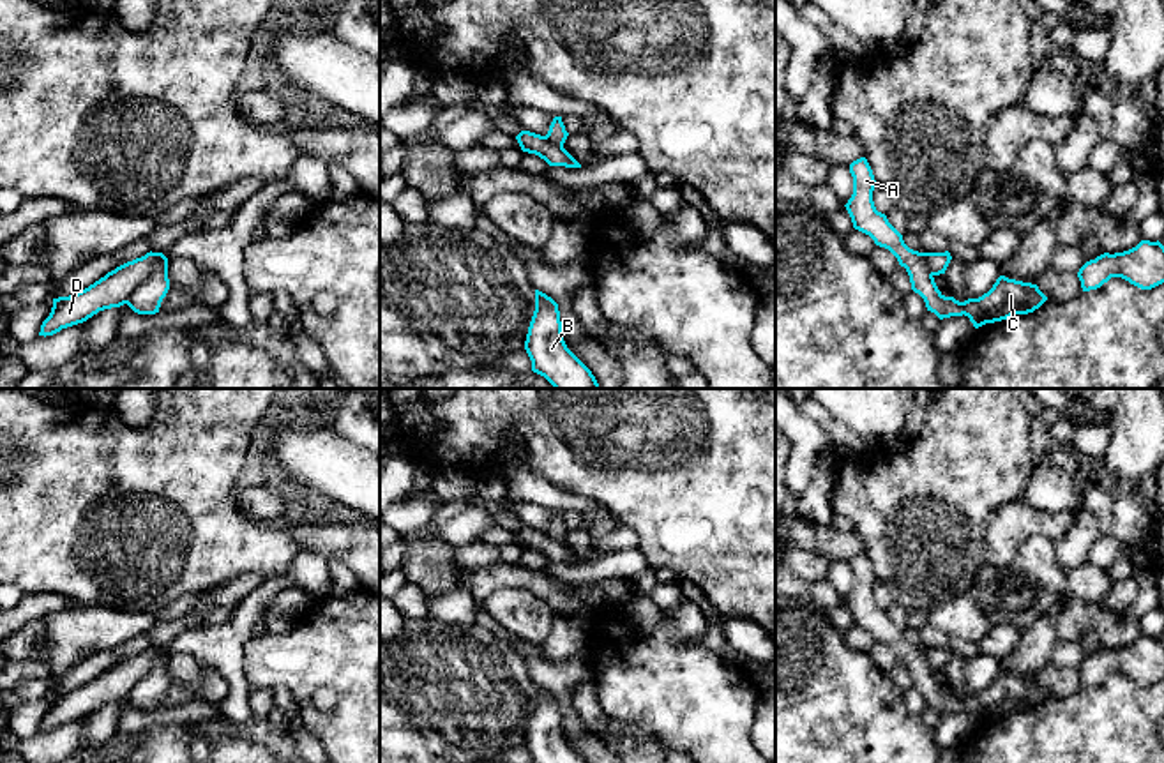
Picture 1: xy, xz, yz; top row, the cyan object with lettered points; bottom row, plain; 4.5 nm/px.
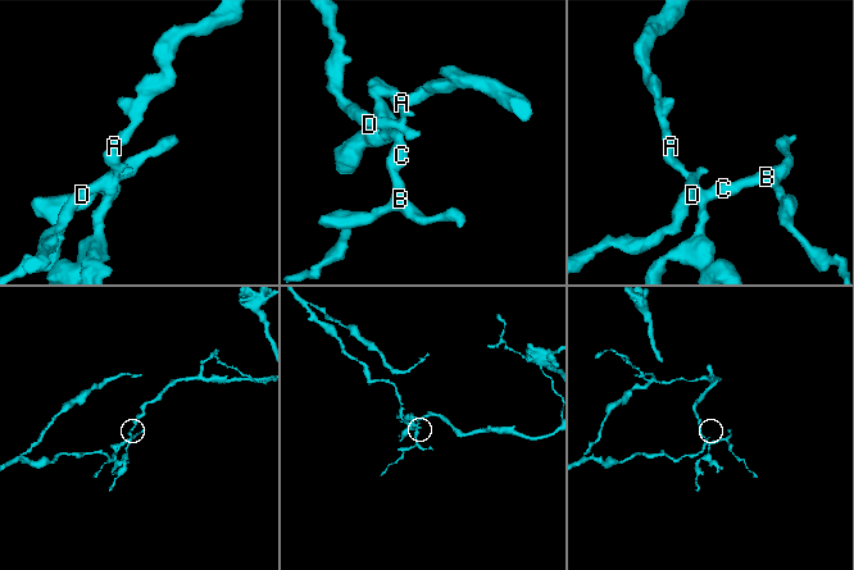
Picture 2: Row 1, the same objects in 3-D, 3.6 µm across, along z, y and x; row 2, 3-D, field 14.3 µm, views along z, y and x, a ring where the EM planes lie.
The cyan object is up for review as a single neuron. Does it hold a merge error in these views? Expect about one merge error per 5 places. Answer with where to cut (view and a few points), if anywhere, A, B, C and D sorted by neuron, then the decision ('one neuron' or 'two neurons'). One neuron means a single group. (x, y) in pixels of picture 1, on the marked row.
xy (166, 258), (126, 302) | A B C / D | two neurons

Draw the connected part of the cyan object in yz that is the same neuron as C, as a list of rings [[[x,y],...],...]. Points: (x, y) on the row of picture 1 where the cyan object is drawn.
[[[867,159],[853,161],[850,173],[853,177],[853,194],[844,207],[853,228],[869,235],[876,246],[888,249],[897,258],[910,276],[911,290],[924,298],[927,311],[940,320],[964,314],[979,329],[1014,314],[1033,313],[1047,300],[1037,284],[1005,276],[1000,276],[993,288],[979,298],[959,302],[954,297],[945,297],[926,267],[924,253],[910,249],[887,215],[876,210],[873,201],[876,180]]]

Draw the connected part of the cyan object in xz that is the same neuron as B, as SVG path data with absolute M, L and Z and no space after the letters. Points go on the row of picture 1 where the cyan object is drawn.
M535 290L535 311L525 350L532 360L532 371L555 389L599 389L592 371L563 341L558 304L539 290Z

